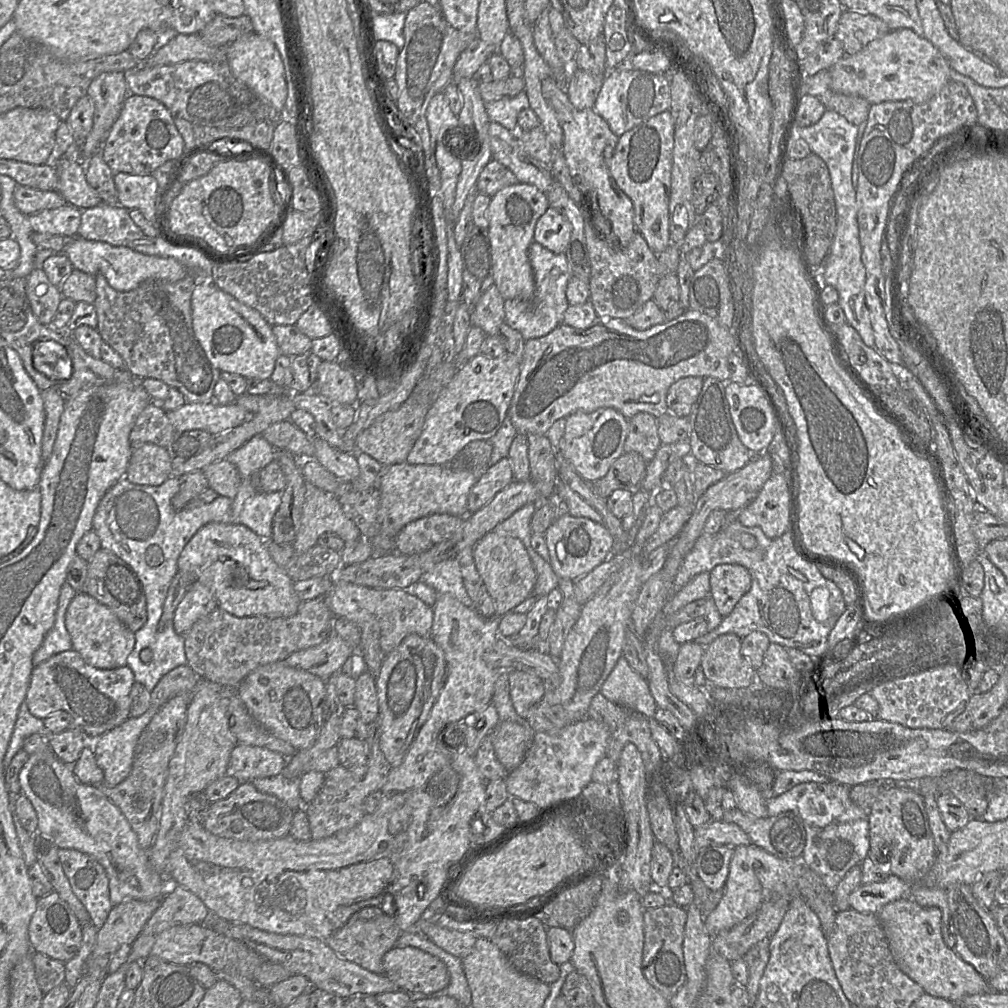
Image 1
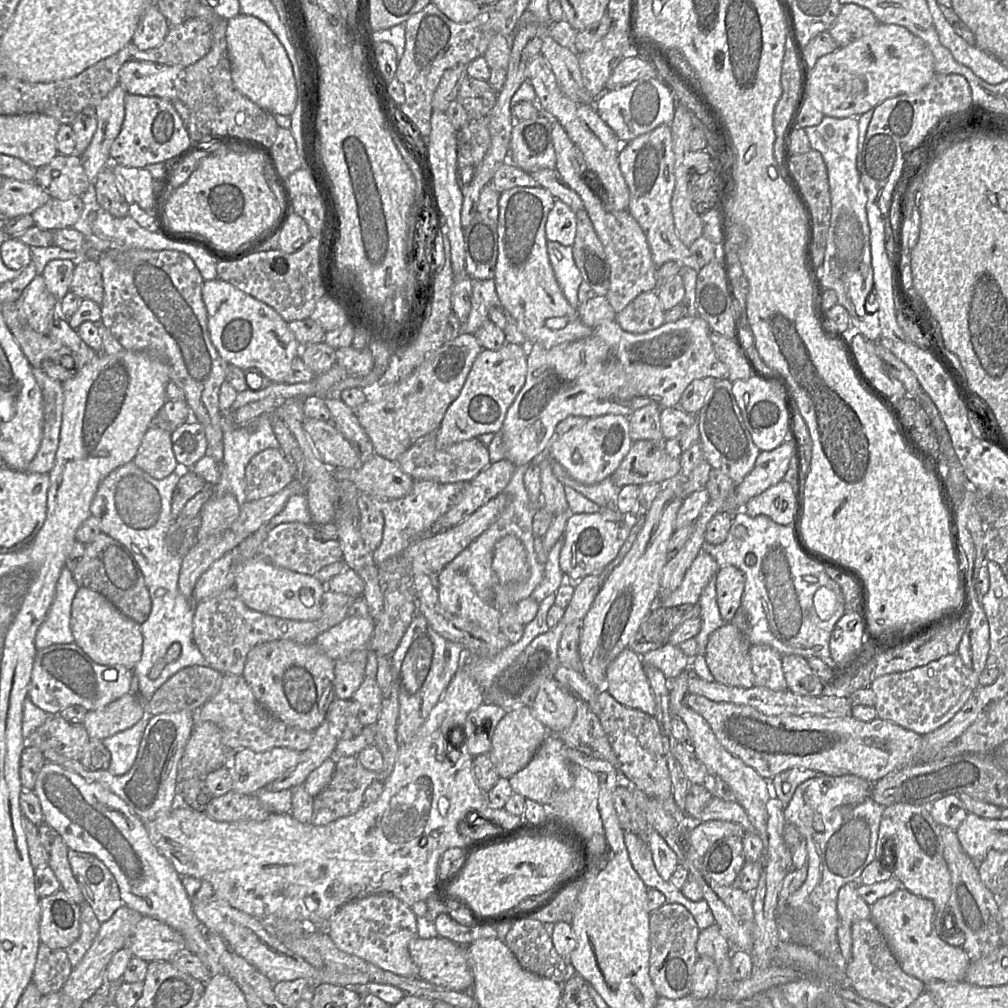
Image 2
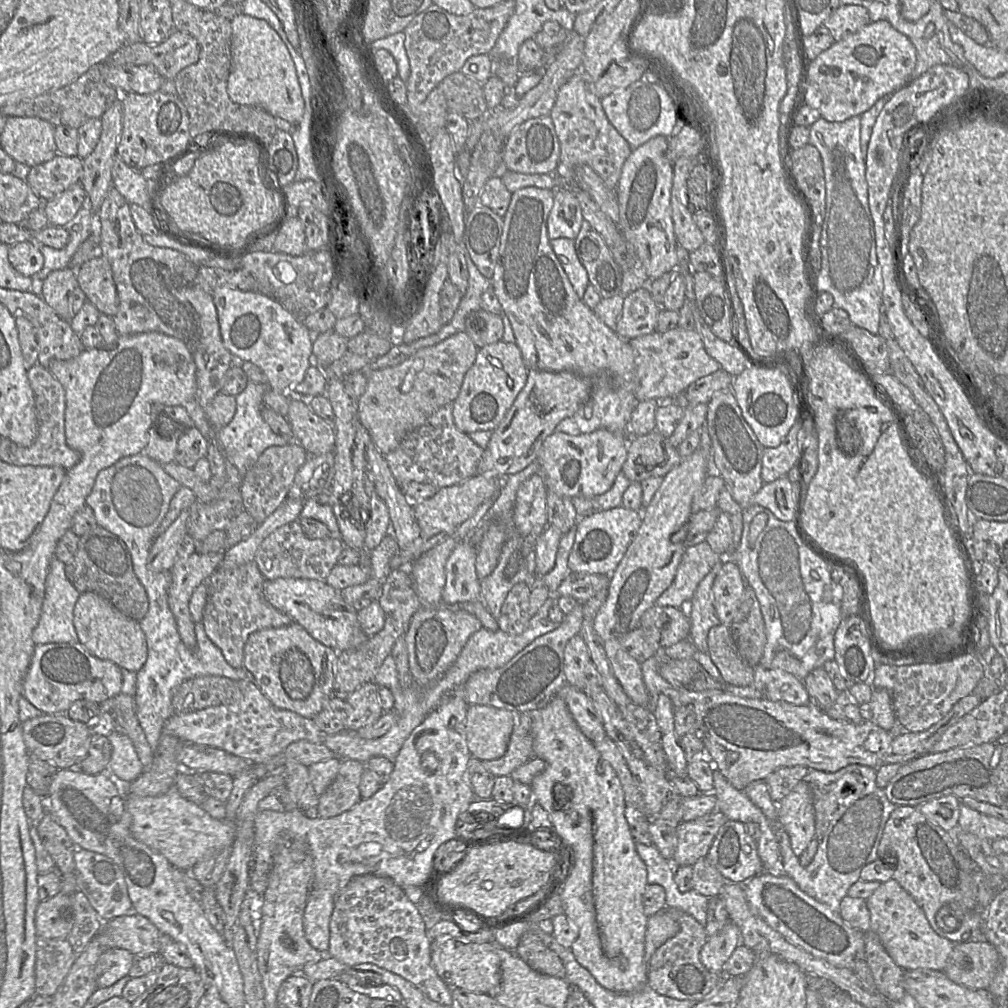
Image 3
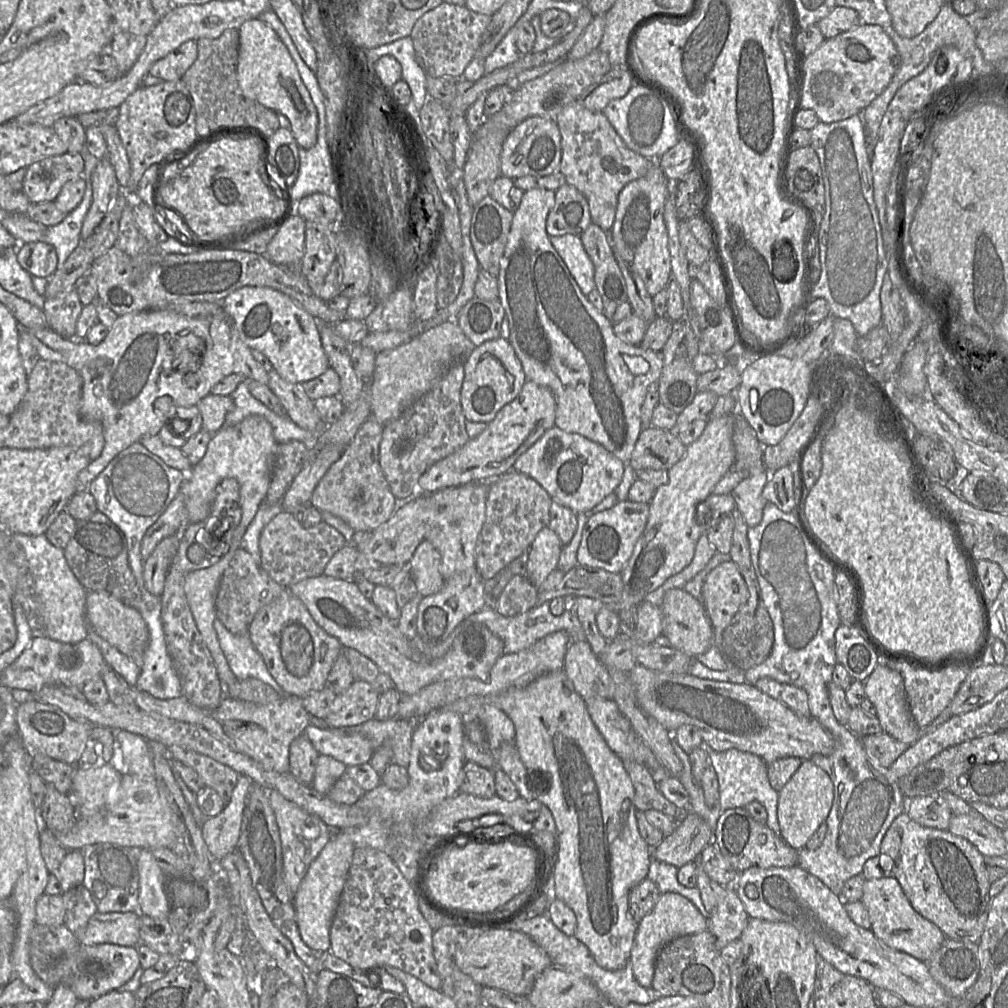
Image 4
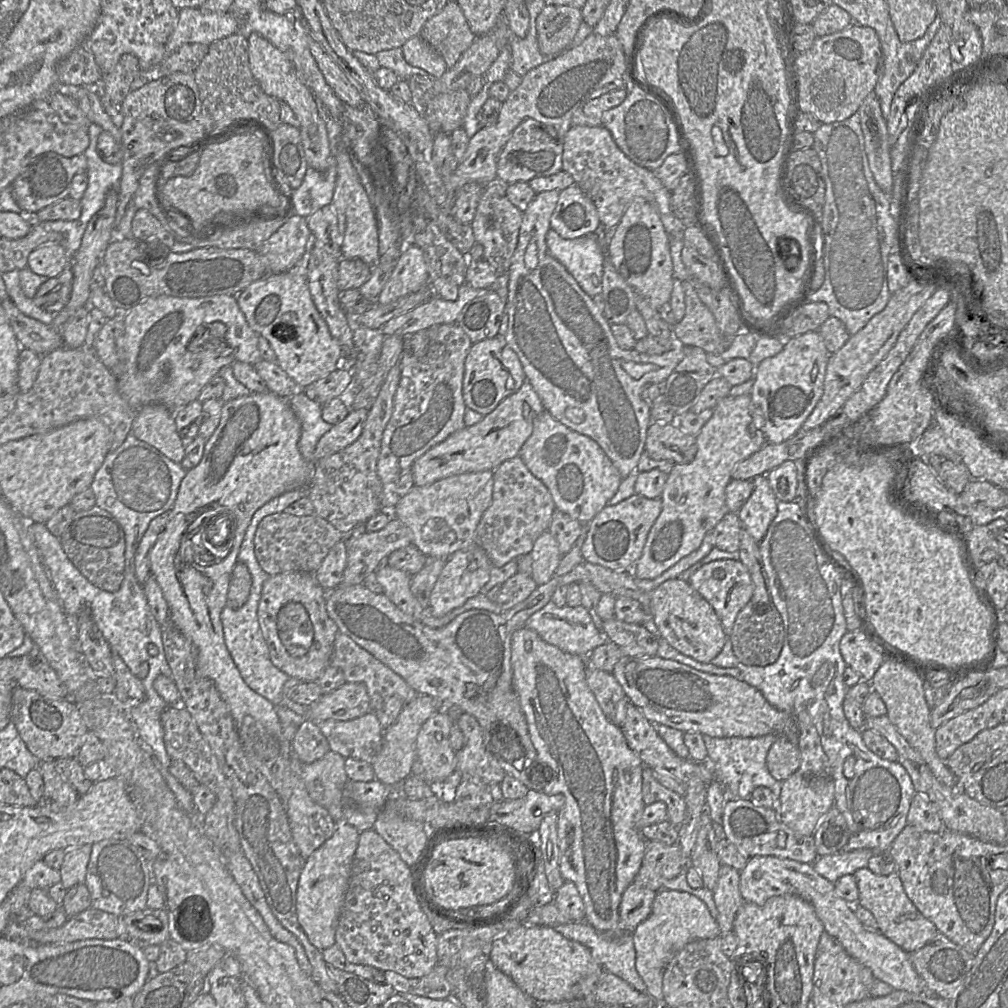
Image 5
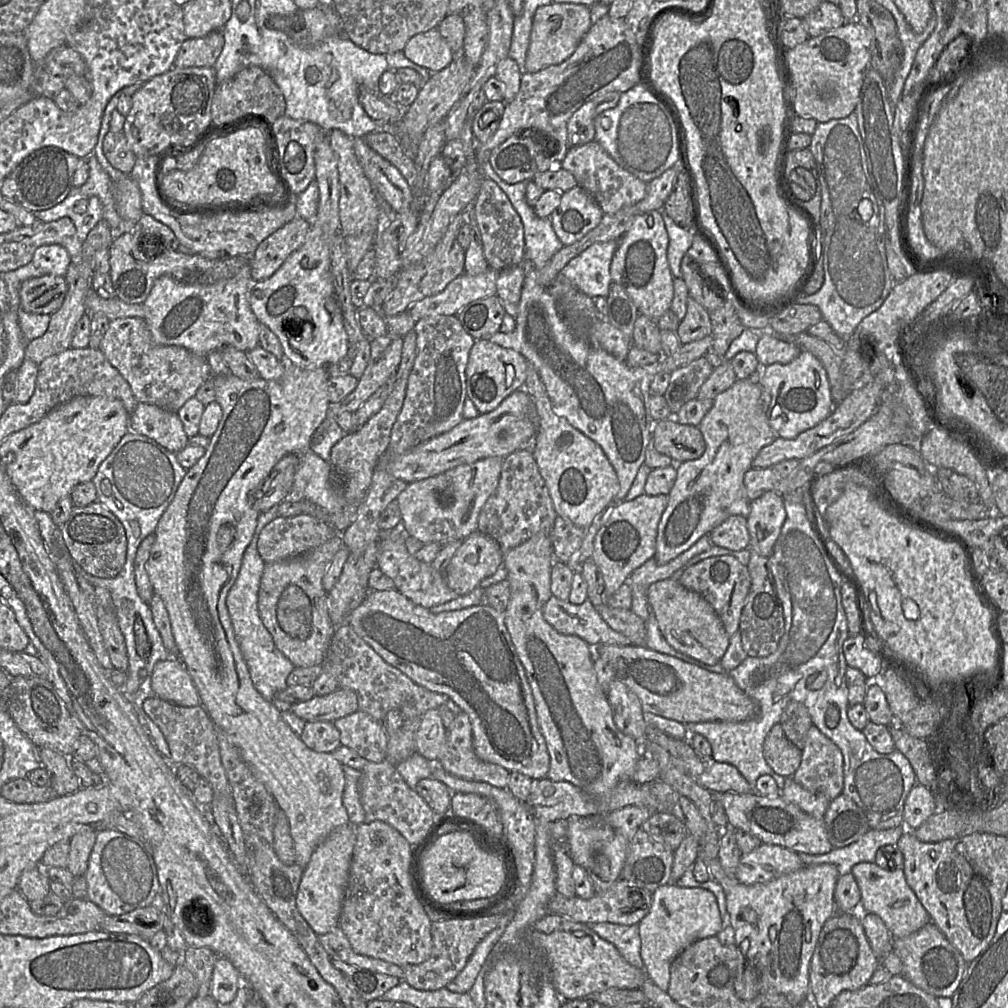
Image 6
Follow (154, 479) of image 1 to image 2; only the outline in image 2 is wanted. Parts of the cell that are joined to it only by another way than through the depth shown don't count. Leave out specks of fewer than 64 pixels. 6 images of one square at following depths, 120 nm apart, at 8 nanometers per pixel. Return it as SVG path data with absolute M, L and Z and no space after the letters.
M150 426L133 462L155 479L164 479L176 472L178 462L172 448L172 433Z

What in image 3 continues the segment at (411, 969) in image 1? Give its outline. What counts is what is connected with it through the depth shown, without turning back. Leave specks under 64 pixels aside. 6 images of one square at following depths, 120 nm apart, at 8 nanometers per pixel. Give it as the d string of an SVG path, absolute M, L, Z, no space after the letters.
M439 937L430 945L431 964L438 976L451 988L495 997L501 984L500 958L495 942L463 942L454 937Z

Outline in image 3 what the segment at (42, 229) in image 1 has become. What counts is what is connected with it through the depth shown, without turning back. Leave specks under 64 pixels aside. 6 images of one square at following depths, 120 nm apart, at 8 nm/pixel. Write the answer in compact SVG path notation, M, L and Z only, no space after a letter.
M80 183L72 185L57 197L43 201L43 209L49 225L64 227L74 218L86 197Z

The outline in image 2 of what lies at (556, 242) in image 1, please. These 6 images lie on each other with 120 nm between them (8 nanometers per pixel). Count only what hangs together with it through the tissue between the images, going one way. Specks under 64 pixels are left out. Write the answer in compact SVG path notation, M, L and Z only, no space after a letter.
M555 200L545 224L549 241L556 241L564 246L573 245L577 230L576 211L561 200Z

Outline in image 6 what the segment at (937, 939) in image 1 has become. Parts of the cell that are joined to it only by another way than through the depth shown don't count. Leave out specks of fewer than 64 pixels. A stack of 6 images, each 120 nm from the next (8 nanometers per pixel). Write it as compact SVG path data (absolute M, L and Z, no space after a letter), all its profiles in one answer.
M860 862L852 867L851 873L861 892L862 909L878 915L892 938L906 937L931 921L929 914L907 884L902 868L888 871L874 862Z

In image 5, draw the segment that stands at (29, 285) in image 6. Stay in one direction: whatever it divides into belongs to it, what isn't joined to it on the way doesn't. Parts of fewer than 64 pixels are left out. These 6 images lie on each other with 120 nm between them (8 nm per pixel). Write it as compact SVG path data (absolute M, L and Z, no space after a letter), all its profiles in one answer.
M69 258L69 265L57 276L47 278L38 288L33 301L40 308L51 313L57 313L65 306L72 288L73 272L71 267L71 259Z

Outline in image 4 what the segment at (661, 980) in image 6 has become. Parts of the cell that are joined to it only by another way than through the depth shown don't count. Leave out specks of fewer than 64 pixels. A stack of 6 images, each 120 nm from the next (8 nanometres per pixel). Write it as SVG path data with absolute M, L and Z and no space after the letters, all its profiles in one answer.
M662 893L654 906L638 924L630 953L633 974L636 981L645 988L650 988L655 972L655 962L660 950L672 940L708 930L709 920L686 897L675 893Z

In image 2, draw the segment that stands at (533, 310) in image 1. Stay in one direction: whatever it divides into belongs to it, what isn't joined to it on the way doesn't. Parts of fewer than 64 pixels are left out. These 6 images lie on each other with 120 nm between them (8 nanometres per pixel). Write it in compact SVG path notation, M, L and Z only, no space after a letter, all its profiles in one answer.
M547 241L547 251L556 280L569 304L577 308L579 286L583 279L573 258L571 246L556 241Z

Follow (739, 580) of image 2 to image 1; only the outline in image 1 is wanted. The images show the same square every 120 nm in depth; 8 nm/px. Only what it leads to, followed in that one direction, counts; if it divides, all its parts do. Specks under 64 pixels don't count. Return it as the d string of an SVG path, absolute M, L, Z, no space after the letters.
M720 564L710 571L710 596L722 617L728 616L752 584L750 572L739 564Z

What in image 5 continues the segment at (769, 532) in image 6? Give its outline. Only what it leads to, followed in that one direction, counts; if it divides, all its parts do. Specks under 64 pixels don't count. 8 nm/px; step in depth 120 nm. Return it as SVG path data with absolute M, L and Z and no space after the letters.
M766 475L757 476L752 481L753 492L738 511L738 516L742 525L759 543L777 515L777 498L769 486Z

